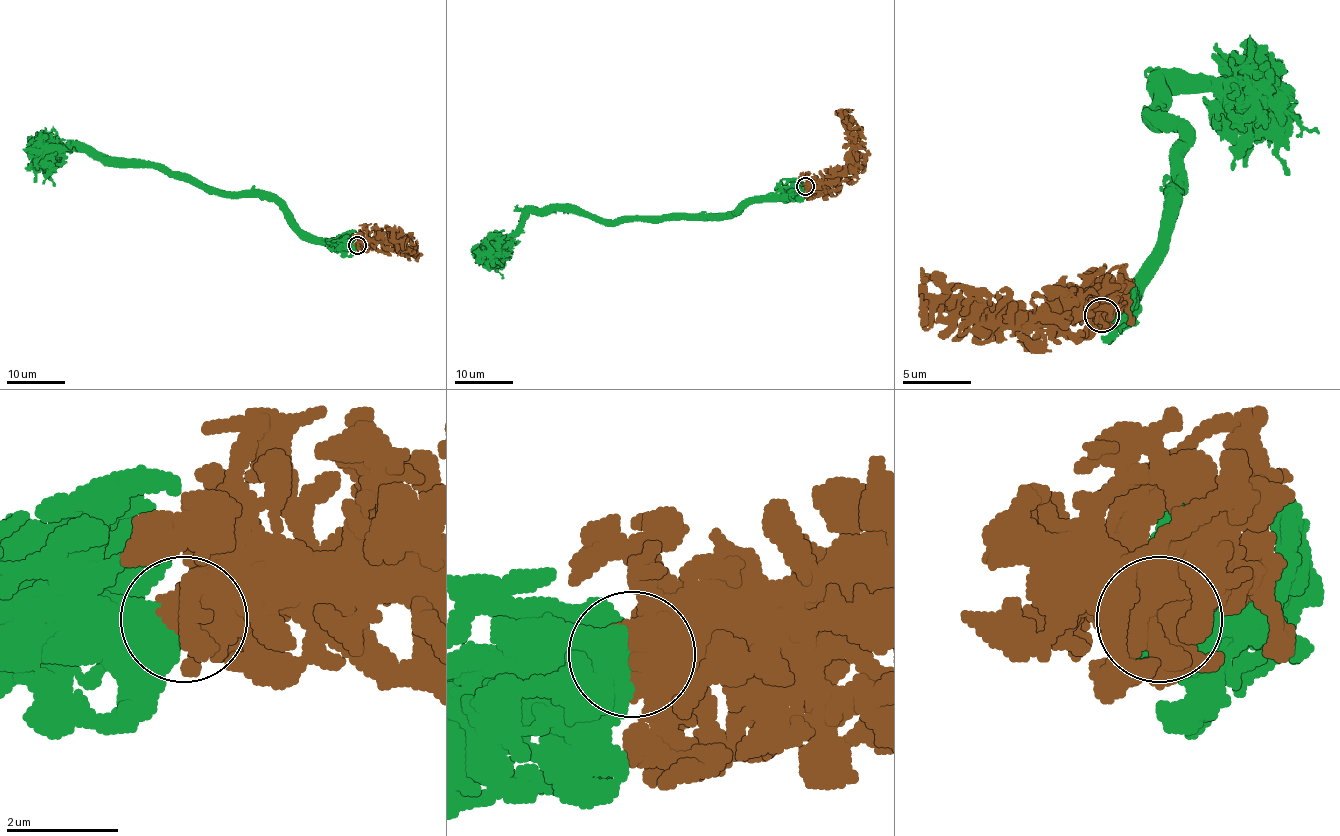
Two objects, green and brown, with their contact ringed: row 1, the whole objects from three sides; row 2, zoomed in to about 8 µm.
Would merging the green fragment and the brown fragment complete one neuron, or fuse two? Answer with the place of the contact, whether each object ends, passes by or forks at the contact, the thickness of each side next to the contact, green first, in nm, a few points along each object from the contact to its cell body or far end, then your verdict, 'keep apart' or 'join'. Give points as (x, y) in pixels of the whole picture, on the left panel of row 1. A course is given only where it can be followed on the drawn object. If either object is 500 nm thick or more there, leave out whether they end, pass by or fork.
place (357, 245); calibres 750 and 850 nm; course green (356, 246), (317, 243), (273, 202), (208, 193), (155, 168), (97, 161), (81, 149), (57, 152), (56, 165); course brown (356, 246), (403, 244), (387, 228); join

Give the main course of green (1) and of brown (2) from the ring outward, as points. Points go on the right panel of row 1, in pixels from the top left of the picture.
1: (1100, 316), (1121, 309), (1169, 212), (1180, 154), (1180, 133), (1159, 116), (1169, 88), (1273, 95), (1318, 126)
2: (1100, 316), (1087, 309), (994, 312), (969, 302), (945, 302), (921, 275)

